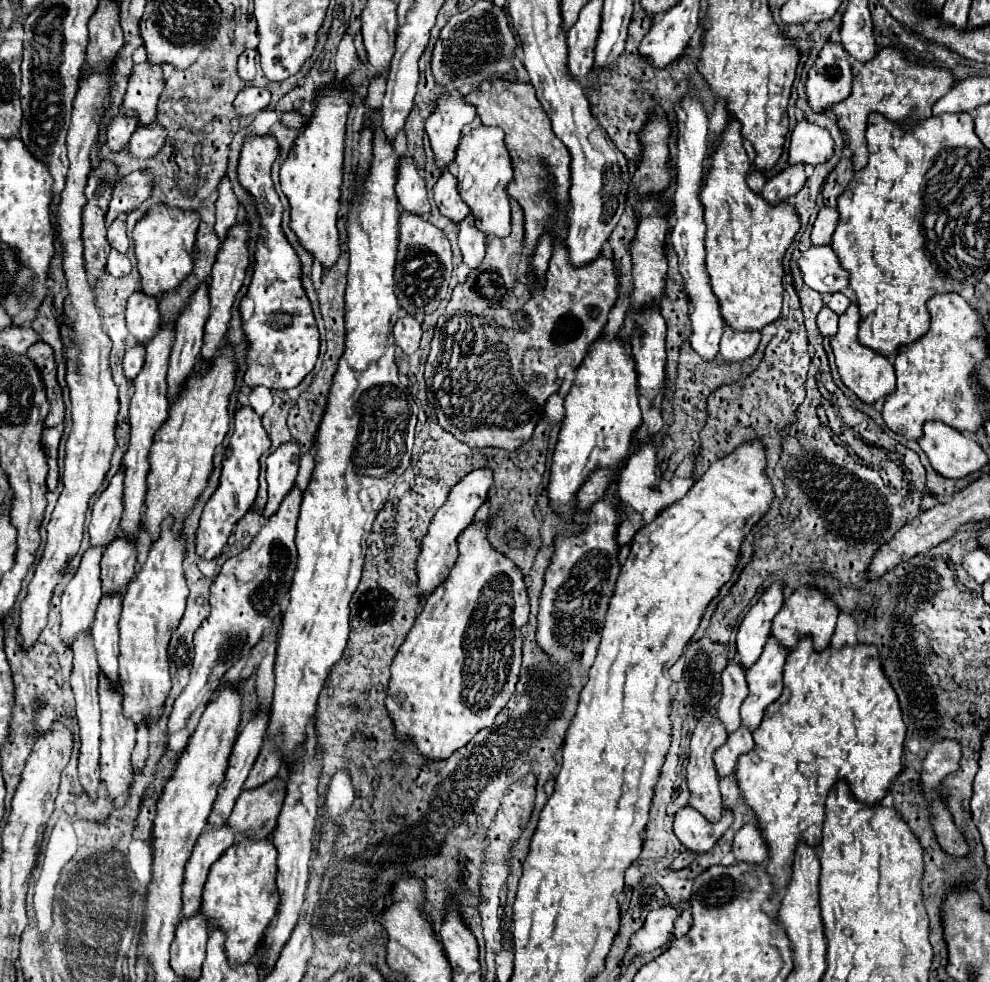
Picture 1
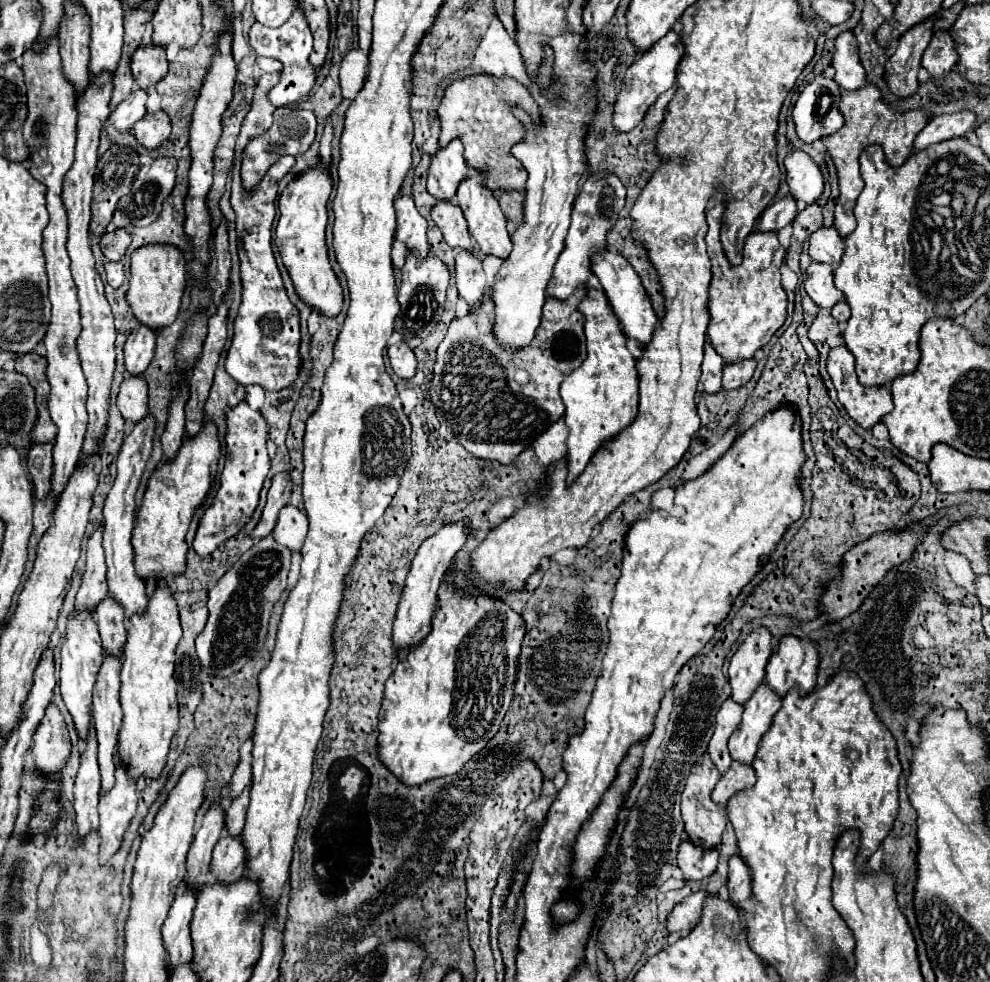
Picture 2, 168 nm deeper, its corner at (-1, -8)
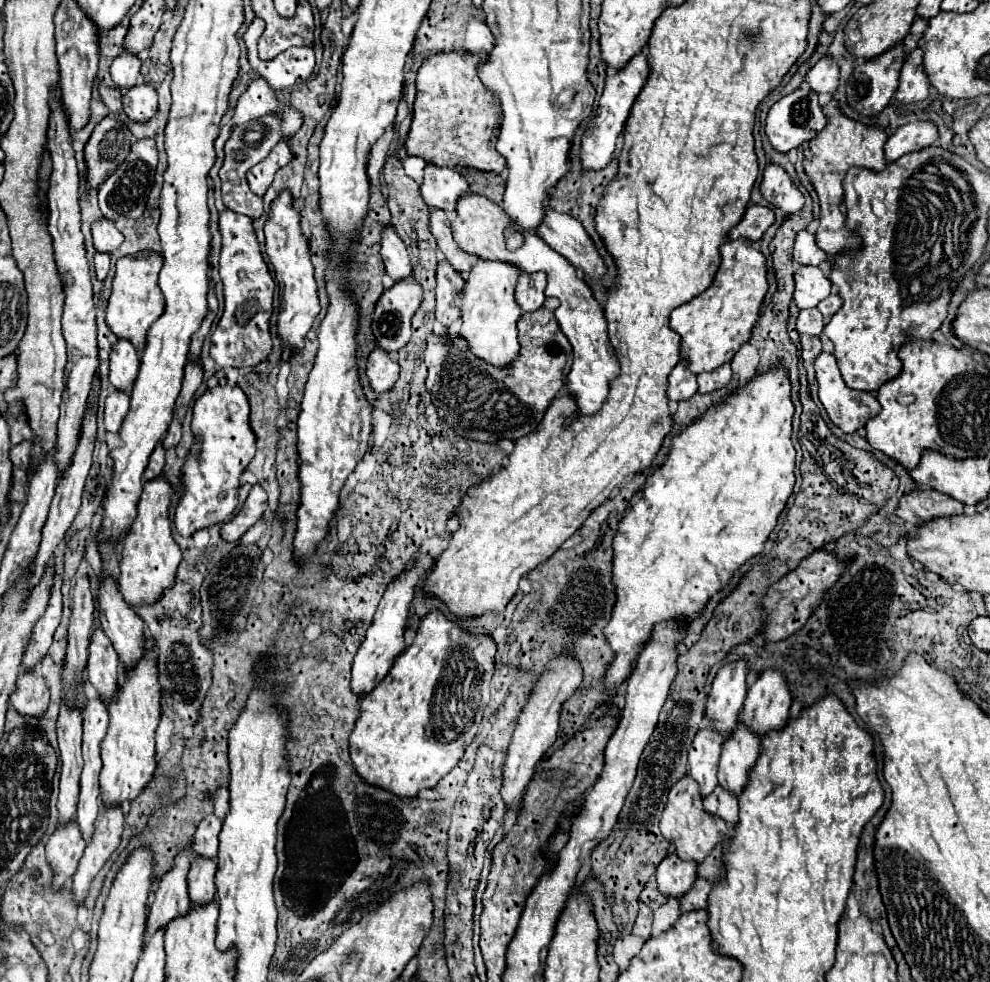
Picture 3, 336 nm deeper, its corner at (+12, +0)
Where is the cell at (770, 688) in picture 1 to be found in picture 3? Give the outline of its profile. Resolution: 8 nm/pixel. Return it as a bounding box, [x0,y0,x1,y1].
[719,721,761,797]

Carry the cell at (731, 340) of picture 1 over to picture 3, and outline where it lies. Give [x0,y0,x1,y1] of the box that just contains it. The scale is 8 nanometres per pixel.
[697,363,733,393]

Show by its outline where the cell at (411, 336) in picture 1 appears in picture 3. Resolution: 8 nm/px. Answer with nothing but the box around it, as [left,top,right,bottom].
[367,349,399,393]

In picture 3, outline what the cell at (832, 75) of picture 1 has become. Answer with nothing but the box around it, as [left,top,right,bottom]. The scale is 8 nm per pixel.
[765,87,827,153]

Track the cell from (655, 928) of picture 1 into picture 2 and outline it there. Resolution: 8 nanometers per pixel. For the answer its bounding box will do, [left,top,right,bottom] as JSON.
[666,891,706,933]

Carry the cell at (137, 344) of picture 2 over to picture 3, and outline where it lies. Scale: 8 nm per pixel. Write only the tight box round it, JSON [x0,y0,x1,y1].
[109,341,139,391]

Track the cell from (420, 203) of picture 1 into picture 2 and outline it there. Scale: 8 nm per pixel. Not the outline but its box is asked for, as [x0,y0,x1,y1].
[396,193,428,257]

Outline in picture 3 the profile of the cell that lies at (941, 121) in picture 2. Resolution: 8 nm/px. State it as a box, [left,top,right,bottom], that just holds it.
[885,123,937,163]

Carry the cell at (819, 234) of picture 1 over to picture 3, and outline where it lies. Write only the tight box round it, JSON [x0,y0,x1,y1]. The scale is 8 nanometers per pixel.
[793,231,827,265]

